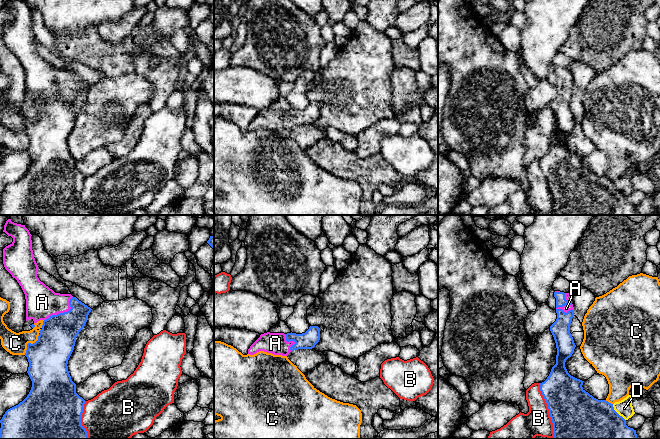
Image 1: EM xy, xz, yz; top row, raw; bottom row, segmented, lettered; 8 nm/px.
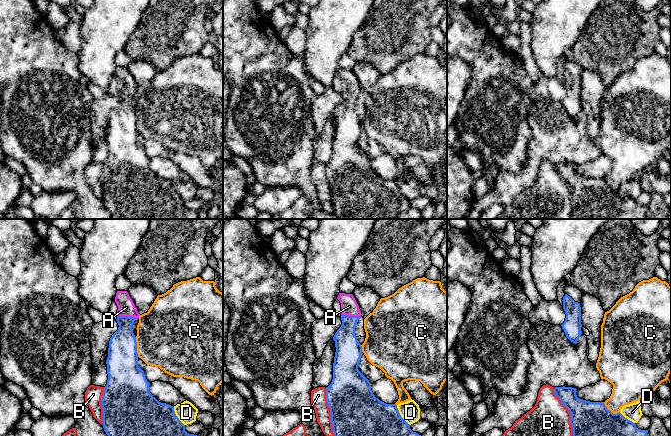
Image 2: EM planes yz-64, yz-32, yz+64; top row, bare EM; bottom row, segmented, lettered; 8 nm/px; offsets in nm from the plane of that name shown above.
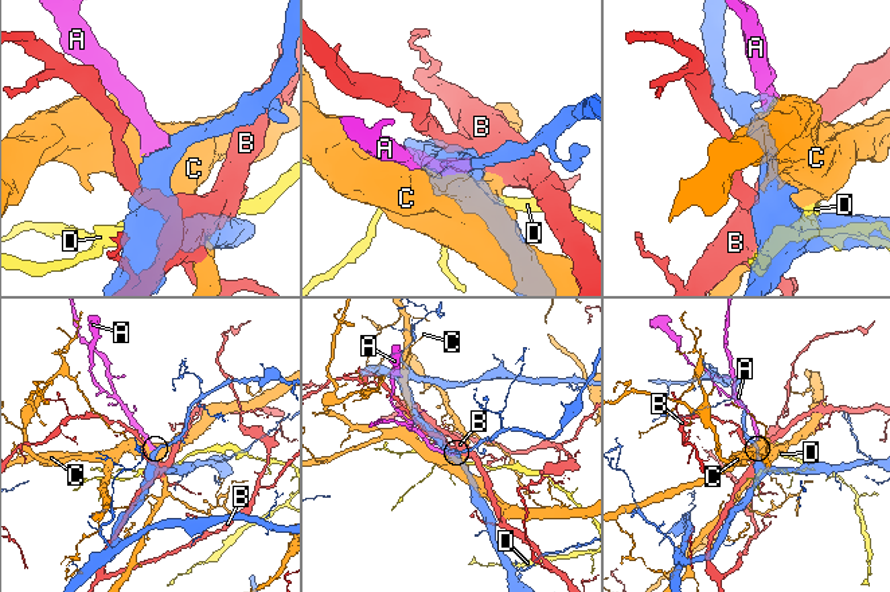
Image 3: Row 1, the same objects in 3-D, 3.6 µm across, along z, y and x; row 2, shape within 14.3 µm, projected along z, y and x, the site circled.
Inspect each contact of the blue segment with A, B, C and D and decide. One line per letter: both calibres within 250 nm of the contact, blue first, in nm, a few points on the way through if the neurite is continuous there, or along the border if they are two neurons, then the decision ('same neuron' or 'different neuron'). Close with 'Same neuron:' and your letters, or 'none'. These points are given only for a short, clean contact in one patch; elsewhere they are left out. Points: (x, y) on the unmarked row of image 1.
A: 300 nm thick on the blue side, 260 nm on the other; runs through xy (56, 117), (64, 88), (42, 78); same neuron
B: 420 nm thick on the blue side, 240 nm on the other; different neuron
C: 320 nm thick on the blue side, 180 nm on the other; different neuron
D: 500 nm thick on the blue side, 140 nm on the other; different neuron
Same neuron: A

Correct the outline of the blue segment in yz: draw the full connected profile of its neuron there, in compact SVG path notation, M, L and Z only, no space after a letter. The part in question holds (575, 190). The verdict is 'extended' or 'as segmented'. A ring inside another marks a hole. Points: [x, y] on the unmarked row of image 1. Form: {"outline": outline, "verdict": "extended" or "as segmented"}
{"outline": "M555 67L554 73L557 95L550 102L550 107L557 124L556 140L547 155L540 159L540 167L548 181L553 199L554 215L637 215L636 206L626 201L626 196L614 186L613 180L594 174L583 165L584 157L568 149L565 138L576 123L570 109L574 83L569 69Z", "verdict": "extended"}

